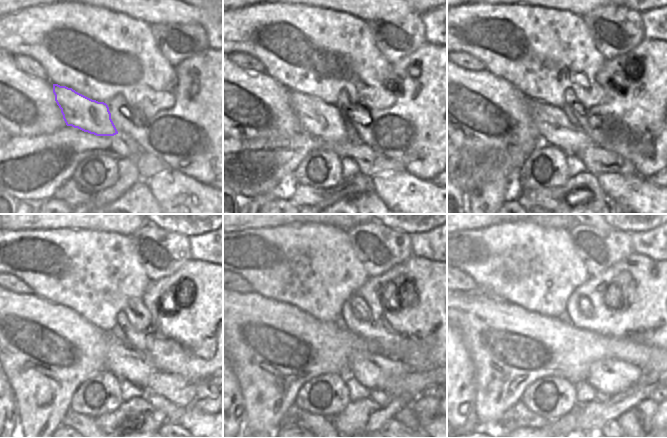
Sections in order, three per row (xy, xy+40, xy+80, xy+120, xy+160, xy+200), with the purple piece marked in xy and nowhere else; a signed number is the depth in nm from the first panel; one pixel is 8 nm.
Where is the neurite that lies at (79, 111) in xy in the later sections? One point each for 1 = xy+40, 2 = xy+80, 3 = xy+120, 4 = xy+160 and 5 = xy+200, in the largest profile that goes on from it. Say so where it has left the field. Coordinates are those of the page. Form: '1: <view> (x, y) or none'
1: xy+40 (315, 116)
2: xy+80 (555, 127)
3: xy+120 (126, 363)
4: xy+160 (373, 370)
5: xy+200 (610, 376)

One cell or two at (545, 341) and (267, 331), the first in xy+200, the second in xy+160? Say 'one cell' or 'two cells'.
one cell

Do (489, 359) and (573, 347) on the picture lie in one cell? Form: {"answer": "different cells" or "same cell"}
{"answer": "same cell"}

